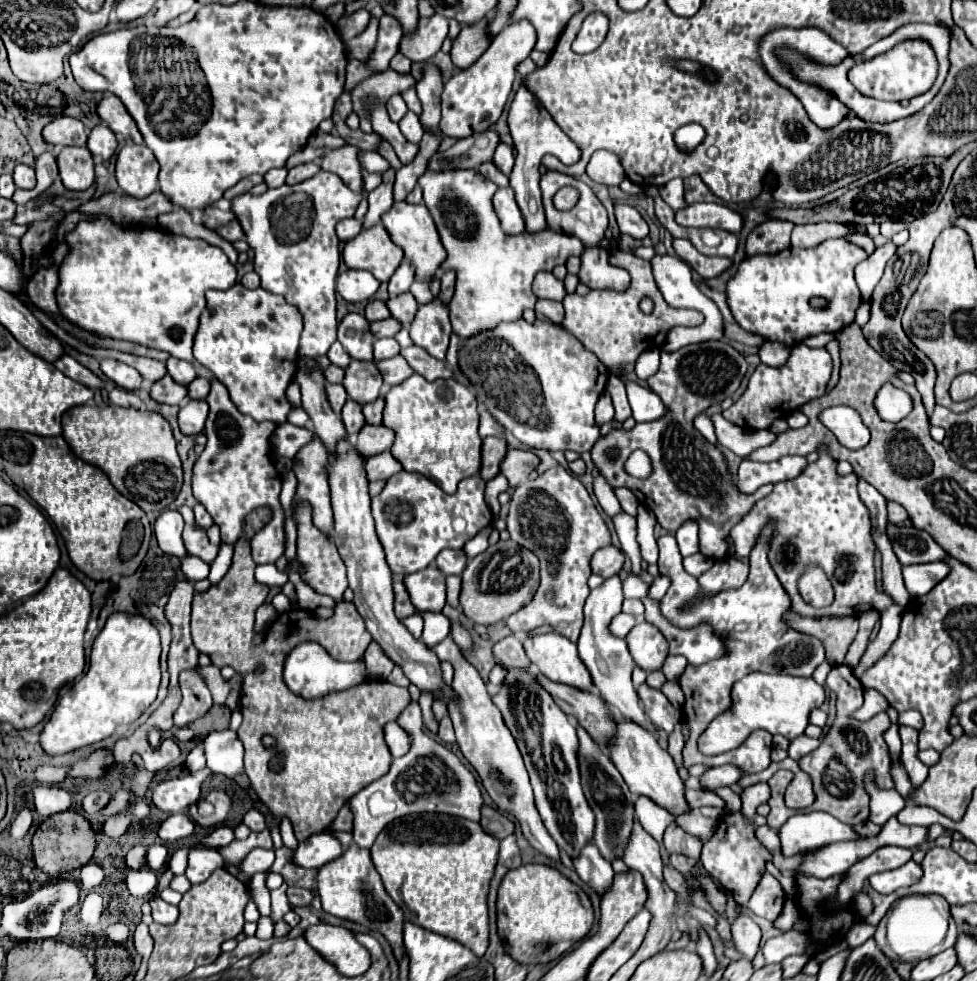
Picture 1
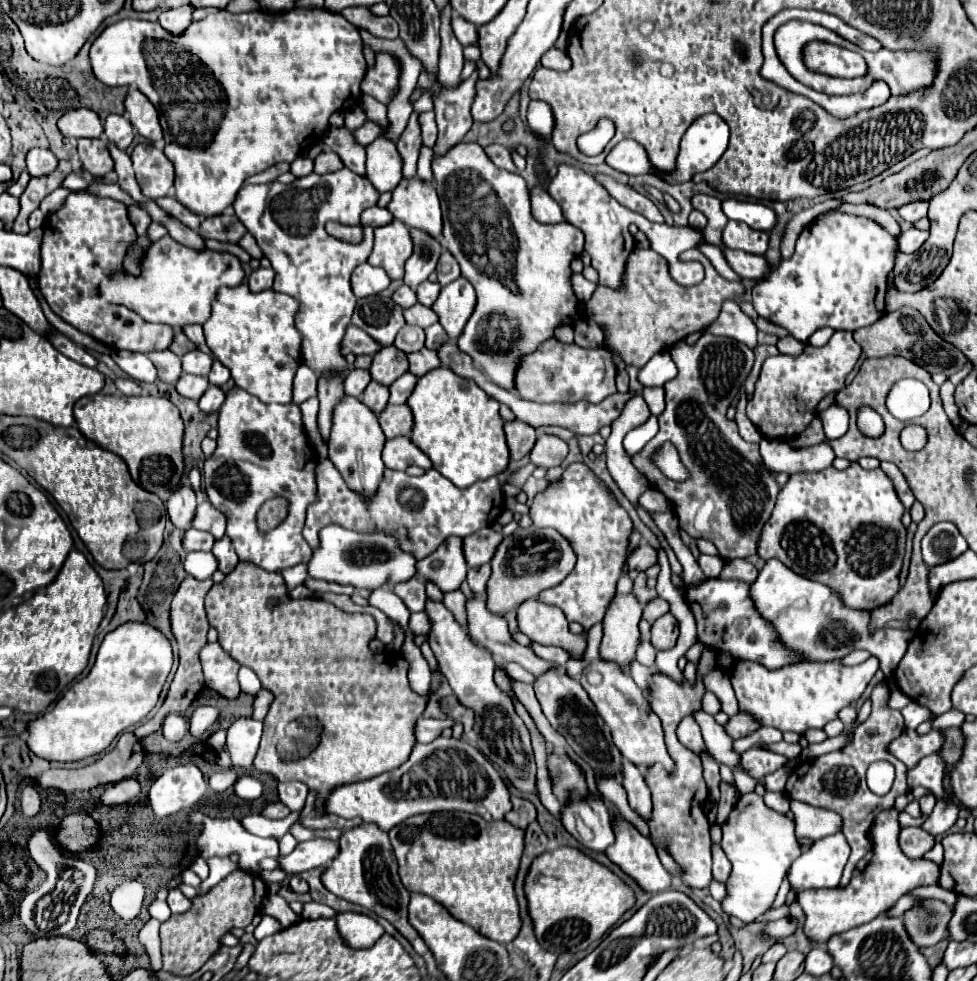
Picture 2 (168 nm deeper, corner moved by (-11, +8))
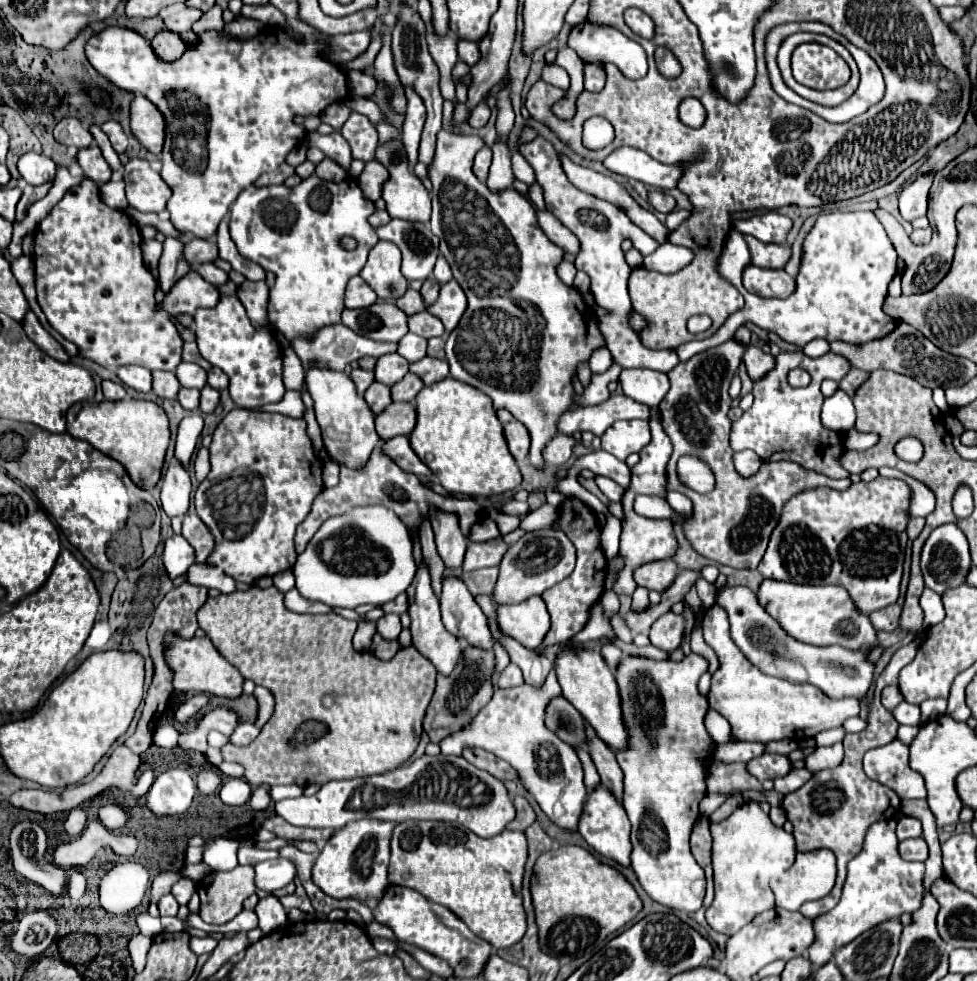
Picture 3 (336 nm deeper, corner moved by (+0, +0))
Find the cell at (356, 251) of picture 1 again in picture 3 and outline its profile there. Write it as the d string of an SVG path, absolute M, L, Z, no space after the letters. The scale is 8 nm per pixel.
M377 242L369 252L369 260L361 270L361 278L377 292L381 300L397 300L401 298L409 282L401 274L401 252L393 242Z

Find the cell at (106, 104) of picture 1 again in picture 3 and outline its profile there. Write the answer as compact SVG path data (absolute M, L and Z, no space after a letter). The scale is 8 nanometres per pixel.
M143 94L131 102L131 130L135 138L153 154L161 154L165 144L165 118Z

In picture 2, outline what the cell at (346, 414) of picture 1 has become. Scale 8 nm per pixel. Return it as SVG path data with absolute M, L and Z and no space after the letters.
M370 382L362 394L362 402L374 412L374 414L380 414L386 404L388 404L388 388L386 386L380 386L378 382Z

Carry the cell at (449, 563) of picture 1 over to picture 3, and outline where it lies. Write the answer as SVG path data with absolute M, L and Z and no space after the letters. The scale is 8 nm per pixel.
M495 538L489 542L469 542L467 554L465 554L465 562L463 562L463 570L479 570L479 568L487 568L487 566L499 566L499 562L503 560L507 552L507 544L503 542L503 538Z

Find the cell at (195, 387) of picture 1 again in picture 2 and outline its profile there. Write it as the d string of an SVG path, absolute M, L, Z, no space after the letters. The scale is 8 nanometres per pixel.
M214 360L212 370L208 374L208 382L214 386L224 386L230 380L230 370L226 366L222 366L218 360Z

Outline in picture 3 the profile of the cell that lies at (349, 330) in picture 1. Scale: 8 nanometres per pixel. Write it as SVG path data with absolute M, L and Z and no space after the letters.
M377 302L365 310L341 312L341 322L345 322L345 326L365 338L381 342L399 342L409 332L407 318L409 316L393 302Z

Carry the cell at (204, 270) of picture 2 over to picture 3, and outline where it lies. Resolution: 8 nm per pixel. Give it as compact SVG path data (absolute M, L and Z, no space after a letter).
M189 272L165 296L165 302L161 308L171 316L195 314L197 308L213 308L217 300L219 300L217 288L205 282L197 272Z

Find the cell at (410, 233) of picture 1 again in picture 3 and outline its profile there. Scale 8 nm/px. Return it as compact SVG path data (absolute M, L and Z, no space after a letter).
M401 138L383 142L375 150L375 160L381 162L387 168L387 172L389 172L389 178L383 182L383 200L387 202L387 212L391 214L391 218L429 222L429 216L431 216L431 196L425 190L423 182L415 176L413 168L409 166L409 160L405 156L407 156L407 152L405 152L405 146L401 144Z

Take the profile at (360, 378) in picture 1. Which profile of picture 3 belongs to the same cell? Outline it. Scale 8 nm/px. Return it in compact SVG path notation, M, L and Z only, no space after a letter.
M385 354L385 356L381 356L377 360L375 380L393 386L395 382L403 380L403 376L407 372L409 372L409 362L403 356L399 356L399 354Z

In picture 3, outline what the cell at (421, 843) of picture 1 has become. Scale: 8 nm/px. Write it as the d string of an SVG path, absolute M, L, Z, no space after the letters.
M407 820L393 832L389 882L421 890L431 902L447 906L499 950L517 944L527 932L521 896L525 862L527 838L523 832L505 830L493 838L479 838L457 824Z

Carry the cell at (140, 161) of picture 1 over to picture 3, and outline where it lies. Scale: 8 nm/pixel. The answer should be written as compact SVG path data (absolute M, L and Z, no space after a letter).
M129 160L125 164L123 176L127 184L127 202L131 208L155 214L165 210L165 204L171 198L171 188L163 182L159 172L155 172L147 160Z

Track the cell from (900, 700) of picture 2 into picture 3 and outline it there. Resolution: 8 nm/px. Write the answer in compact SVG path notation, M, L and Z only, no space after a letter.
M901 702L895 710L893 716L897 718L899 724L909 724L909 726L919 726L921 722L921 710L919 706L913 706L909 702Z

